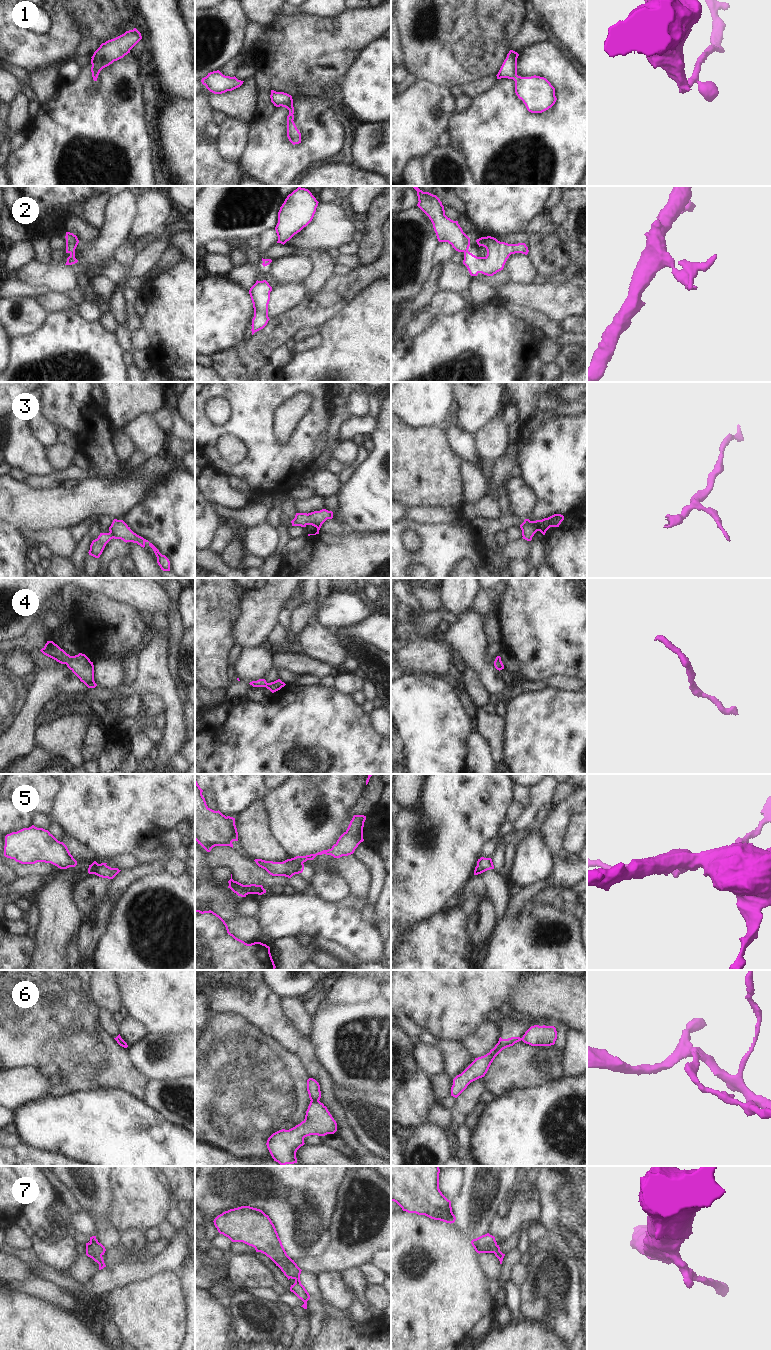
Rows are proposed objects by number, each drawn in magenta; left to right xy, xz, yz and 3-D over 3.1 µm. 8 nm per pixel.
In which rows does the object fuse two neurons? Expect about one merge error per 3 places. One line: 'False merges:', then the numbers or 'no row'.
False merges: 6

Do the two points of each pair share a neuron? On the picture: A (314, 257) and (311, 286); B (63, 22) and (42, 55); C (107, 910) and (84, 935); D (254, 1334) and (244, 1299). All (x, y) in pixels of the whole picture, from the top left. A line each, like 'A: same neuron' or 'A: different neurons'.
A: same neuron
B: same neuron
C: same neuron
D: same neuron

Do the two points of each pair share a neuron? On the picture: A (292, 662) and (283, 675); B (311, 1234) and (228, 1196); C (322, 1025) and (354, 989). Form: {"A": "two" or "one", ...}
{"A": "two", "B": "one", "C": "two"}

